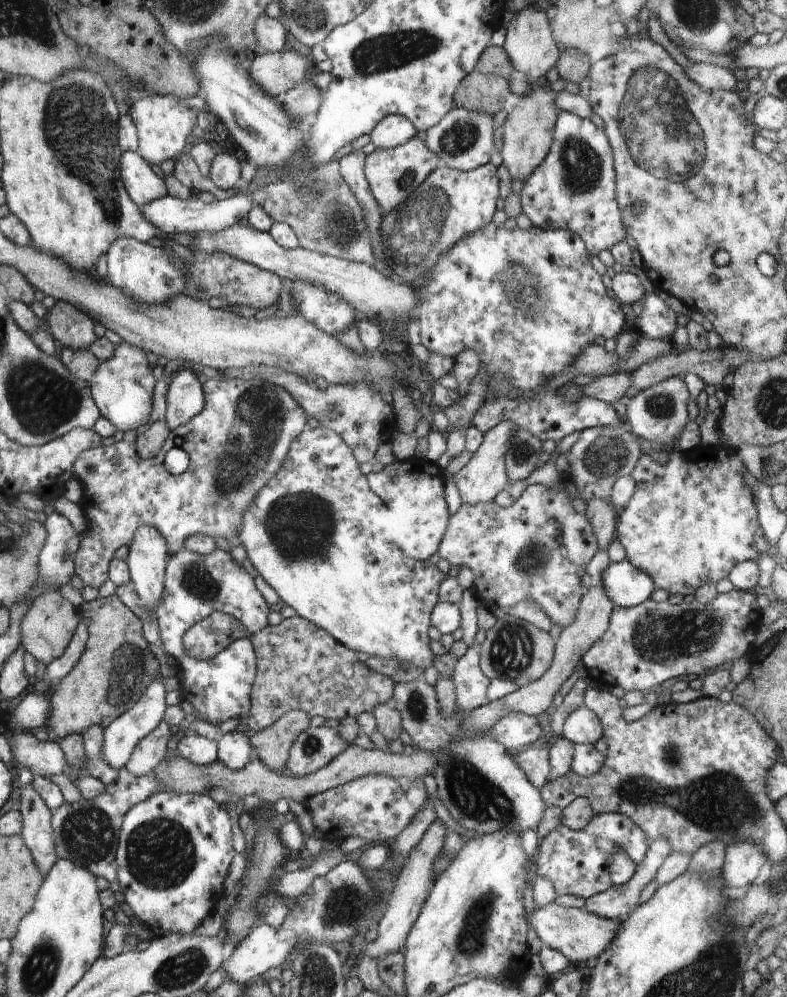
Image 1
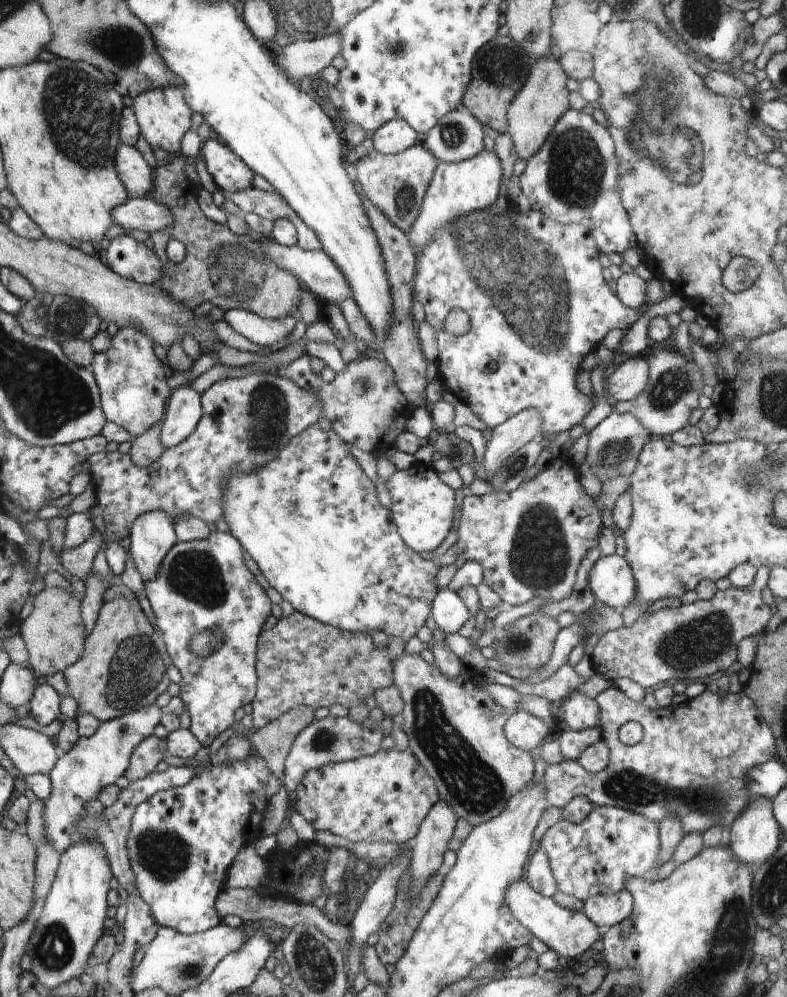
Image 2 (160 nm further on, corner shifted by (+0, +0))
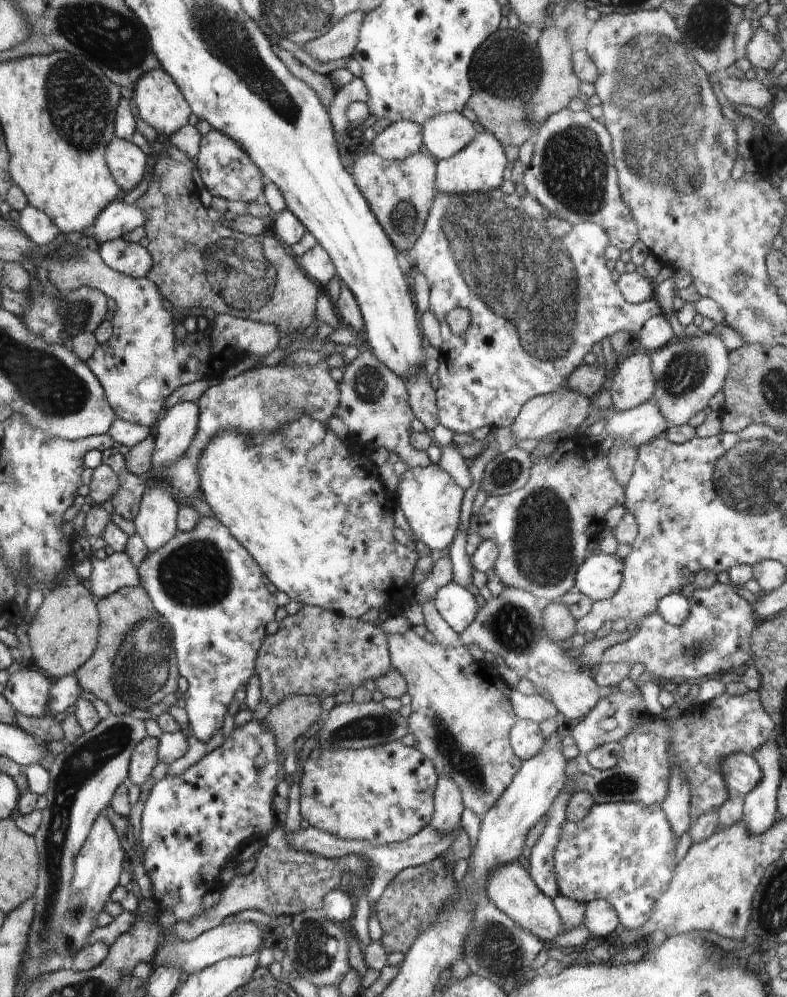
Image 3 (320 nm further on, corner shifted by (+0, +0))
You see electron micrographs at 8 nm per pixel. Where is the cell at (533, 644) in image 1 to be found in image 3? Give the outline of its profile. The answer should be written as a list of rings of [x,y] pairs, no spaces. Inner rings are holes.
[[[550,603],[542,610],[542,630],[554,642],[564,642],[573,636],[576,632],[576,622],[566,603]]]

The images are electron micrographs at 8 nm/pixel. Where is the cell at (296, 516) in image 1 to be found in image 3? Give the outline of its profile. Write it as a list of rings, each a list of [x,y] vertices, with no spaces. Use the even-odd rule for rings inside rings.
[[[311,416],[297,418],[292,424],[278,429],[276,433],[258,433],[256,437],[251,437],[248,433],[226,429],[224,433],[218,433],[208,448],[204,450],[200,458],[200,486],[202,486],[202,496],[209,504],[214,516],[223,524],[229,527],[234,538],[242,546],[246,547],[251,555],[256,559],[258,566],[265,571],[268,580],[276,586],[280,592],[288,594],[291,600],[301,602],[304,605],[318,606],[322,610],[329,610],[346,615],[346,618],[363,618],[366,616],[366,596],[368,596],[368,608],[382,608],[388,600],[388,590],[406,590],[412,579],[412,573],[416,561],[420,558],[417,551],[410,550],[407,546],[398,543],[392,536],[392,528],[399,522],[399,518],[392,518],[392,514],[398,514],[398,504],[396,494],[390,492],[378,480],[378,470],[368,458],[360,454],[352,454],[340,440],[338,436],[328,427],[328,424],[321,423]]]

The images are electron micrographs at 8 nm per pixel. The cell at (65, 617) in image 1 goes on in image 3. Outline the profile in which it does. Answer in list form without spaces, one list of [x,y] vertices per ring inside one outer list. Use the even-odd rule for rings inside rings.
[[[59,585],[45,593],[44,600],[30,622],[29,643],[32,649],[32,666],[44,672],[51,681],[75,674],[93,653],[100,637],[100,614],[97,599],[82,585]]]

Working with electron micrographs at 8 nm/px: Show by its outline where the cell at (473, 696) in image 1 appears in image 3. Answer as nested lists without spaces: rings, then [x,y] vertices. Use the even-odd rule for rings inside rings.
[[[510,690],[510,704],[518,719],[526,719],[540,724],[544,720],[559,717],[553,702],[542,695],[525,695],[518,690]]]

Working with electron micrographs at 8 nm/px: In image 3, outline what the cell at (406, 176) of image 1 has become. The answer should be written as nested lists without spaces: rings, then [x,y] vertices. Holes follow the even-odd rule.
[[[356,150],[351,156],[350,164],[359,190],[373,209],[377,221],[392,240],[398,254],[409,252],[422,234],[437,195],[437,164],[432,156],[419,152],[404,160],[390,160],[383,159],[376,153]]]

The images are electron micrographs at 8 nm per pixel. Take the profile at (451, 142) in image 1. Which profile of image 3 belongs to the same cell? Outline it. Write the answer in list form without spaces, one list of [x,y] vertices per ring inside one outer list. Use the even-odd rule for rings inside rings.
[[[441,112],[423,124],[423,143],[434,158],[447,159],[459,153],[476,136],[474,124],[459,112]]]

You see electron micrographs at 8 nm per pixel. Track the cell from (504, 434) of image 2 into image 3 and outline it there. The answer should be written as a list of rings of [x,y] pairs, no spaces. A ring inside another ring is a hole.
[[[568,388],[562,393],[538,395],[525,400],[518,416],[510,426],[514,444],[518,444],[523,439],[539,441],[541,438],[554,434],[554,432],[562,432],[568,437],[576,434],[580,424],[586,420],[592,403],[593,400],[584,396],[581,392]]]

